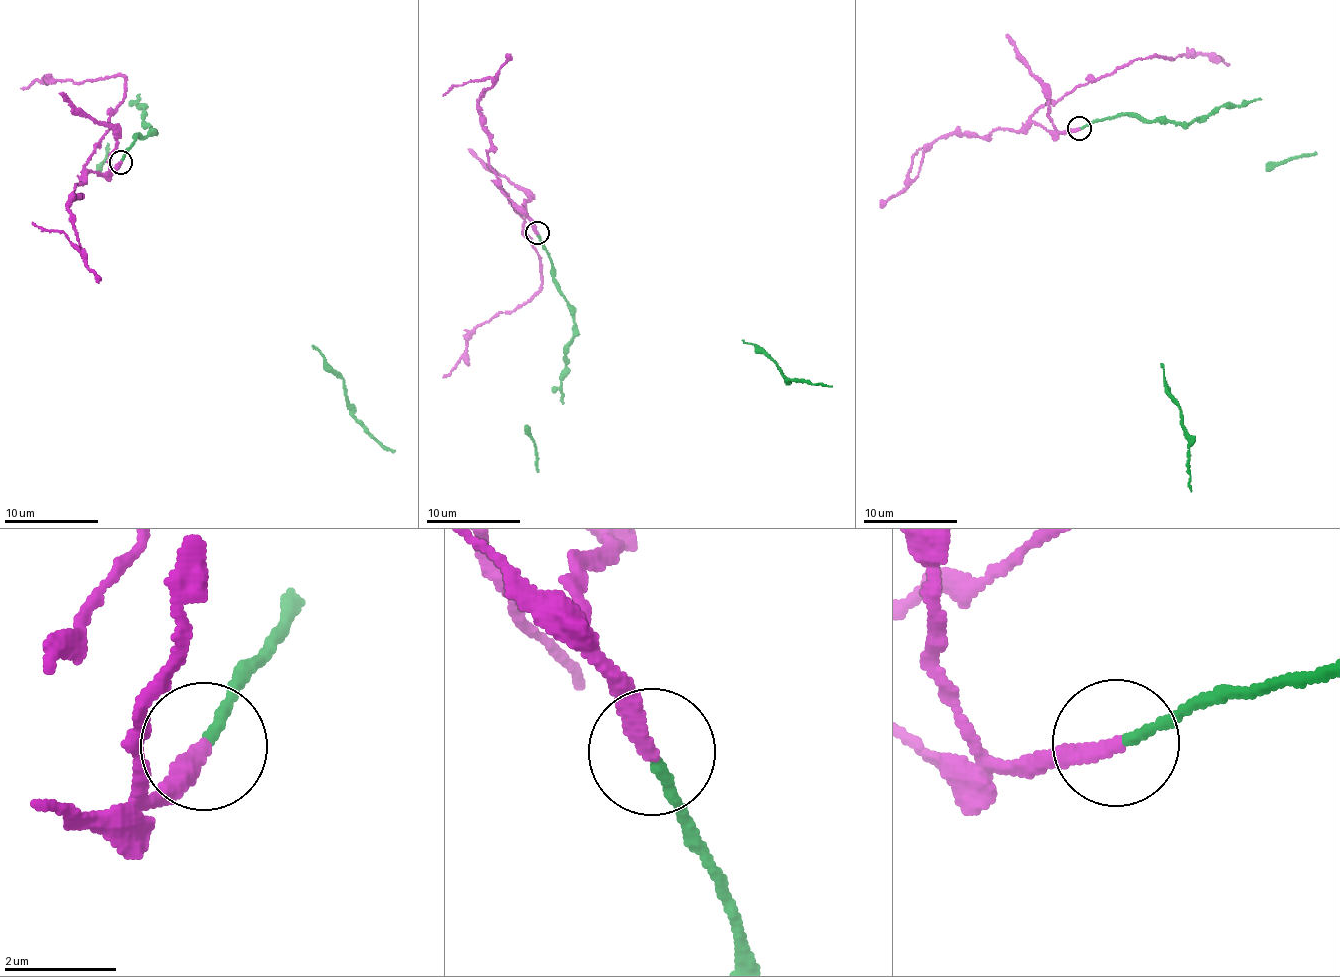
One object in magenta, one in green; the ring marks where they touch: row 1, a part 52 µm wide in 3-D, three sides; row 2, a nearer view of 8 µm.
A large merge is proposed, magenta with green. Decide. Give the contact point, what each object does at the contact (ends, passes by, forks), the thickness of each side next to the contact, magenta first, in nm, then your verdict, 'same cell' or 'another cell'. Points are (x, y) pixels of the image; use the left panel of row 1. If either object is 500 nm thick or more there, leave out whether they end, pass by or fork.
place (120, 162); magenta ends; green ends; calibres 280 and 180 nm; another cell

